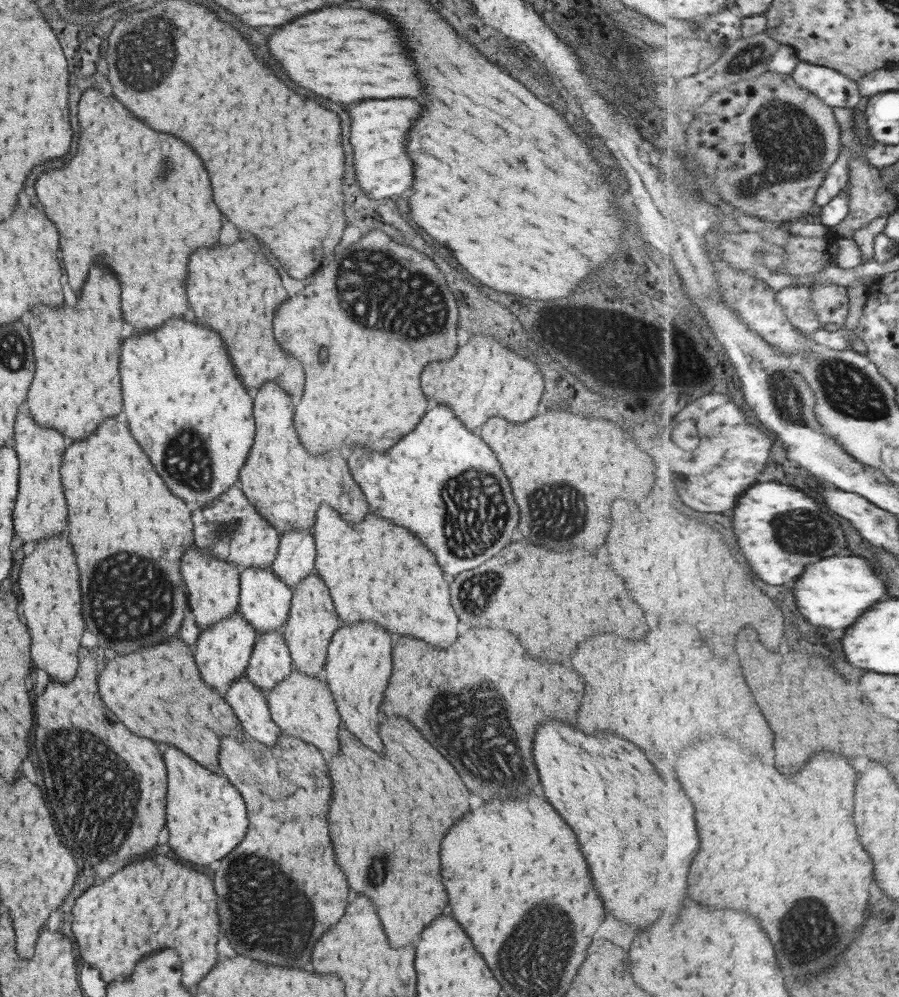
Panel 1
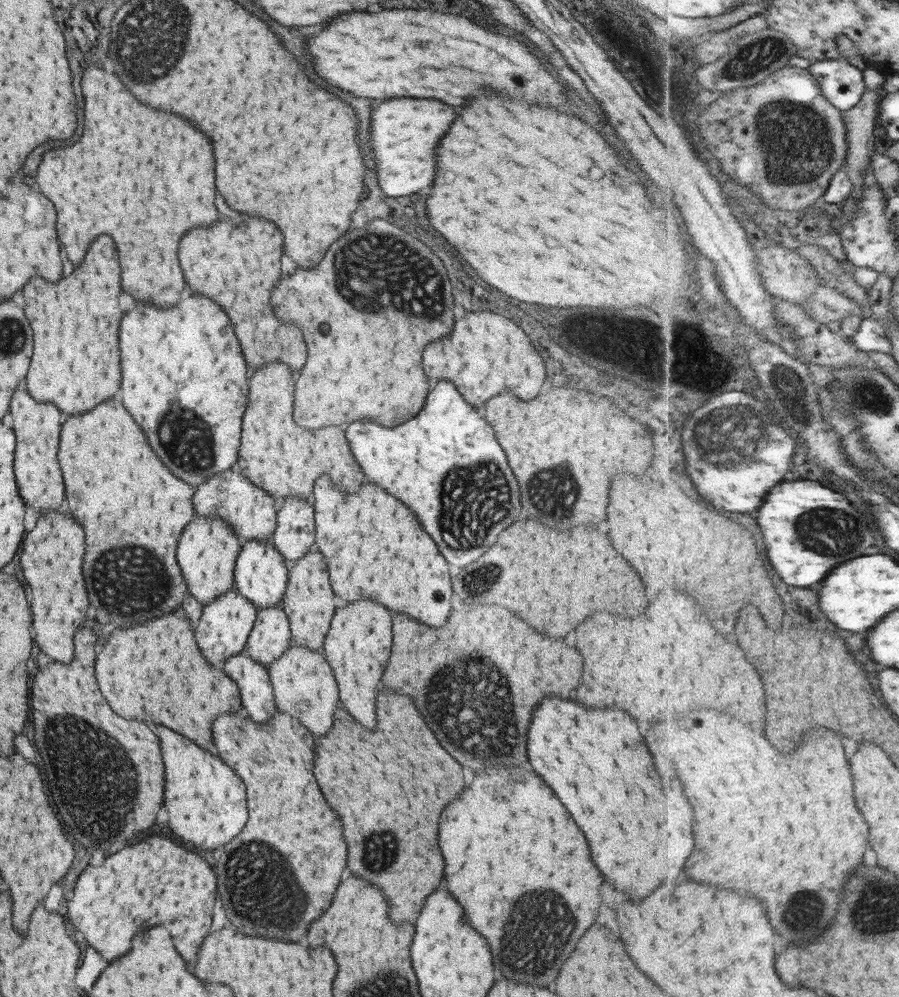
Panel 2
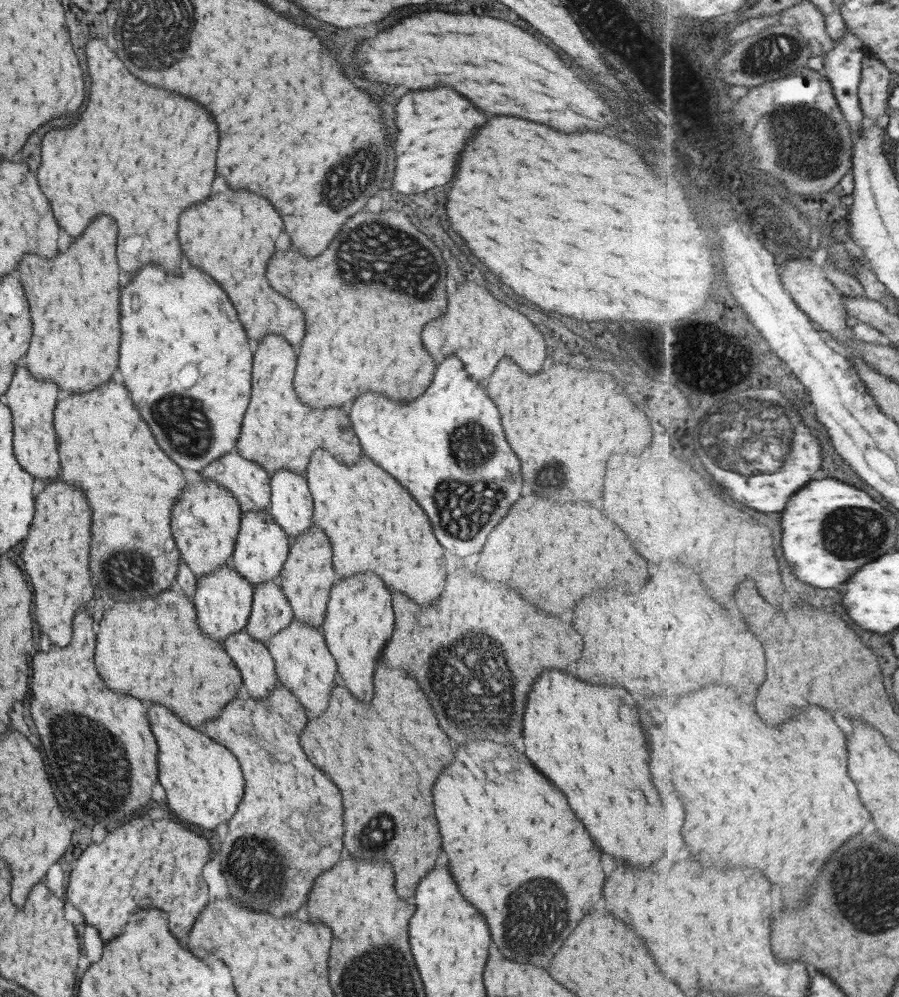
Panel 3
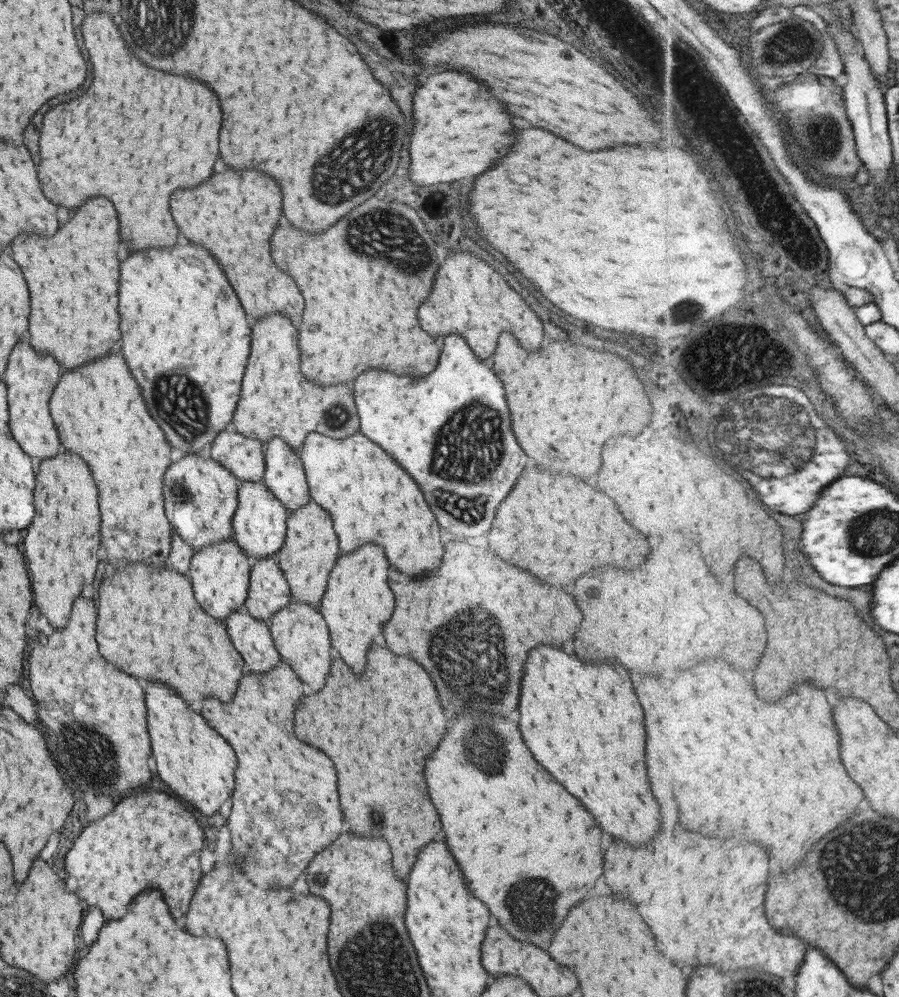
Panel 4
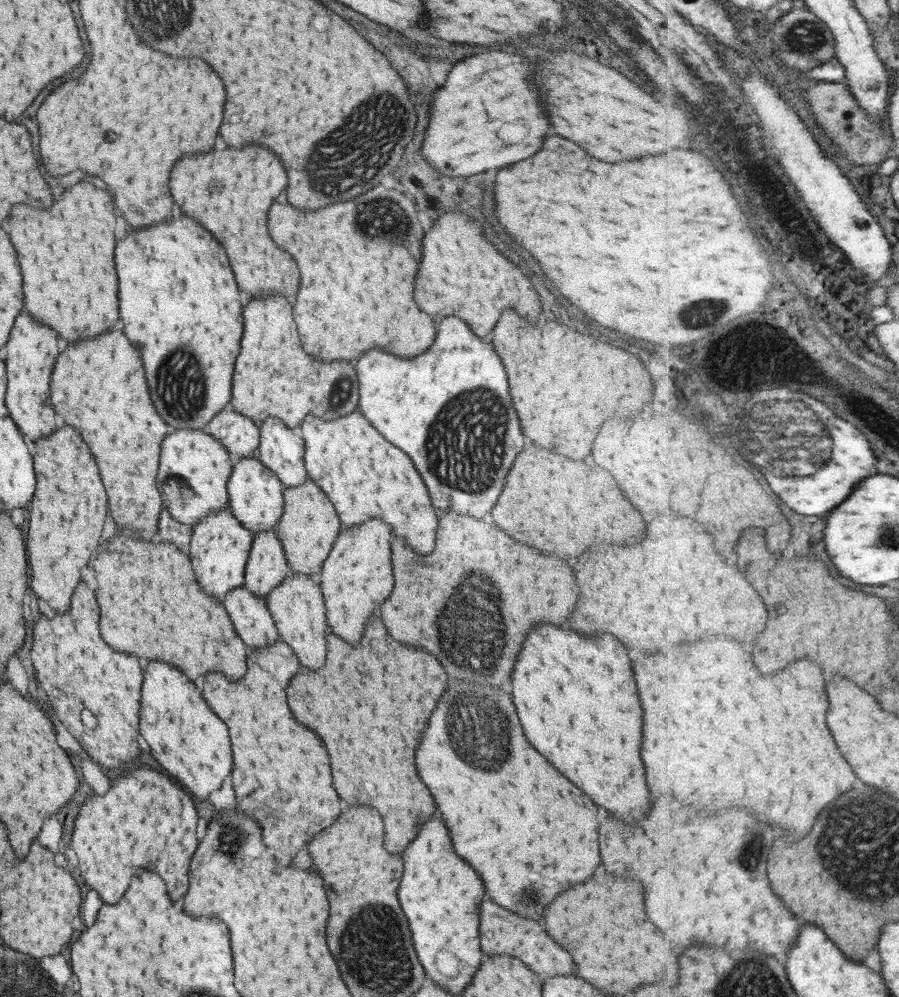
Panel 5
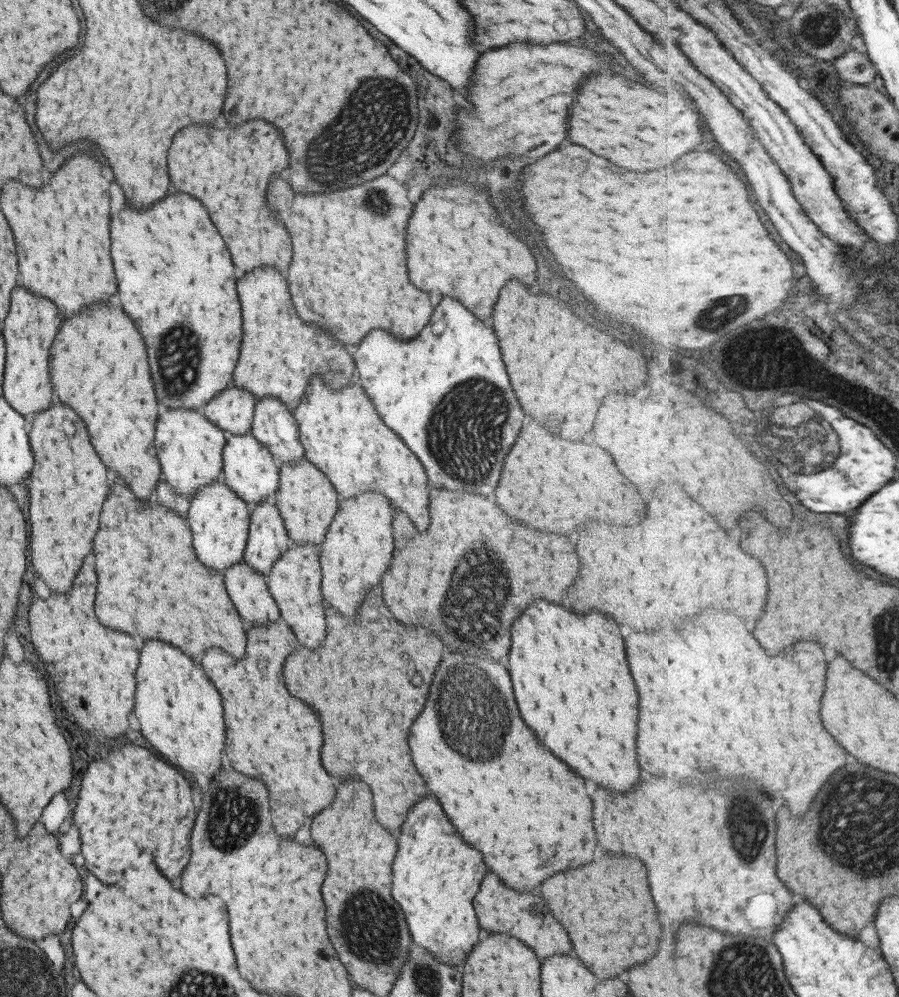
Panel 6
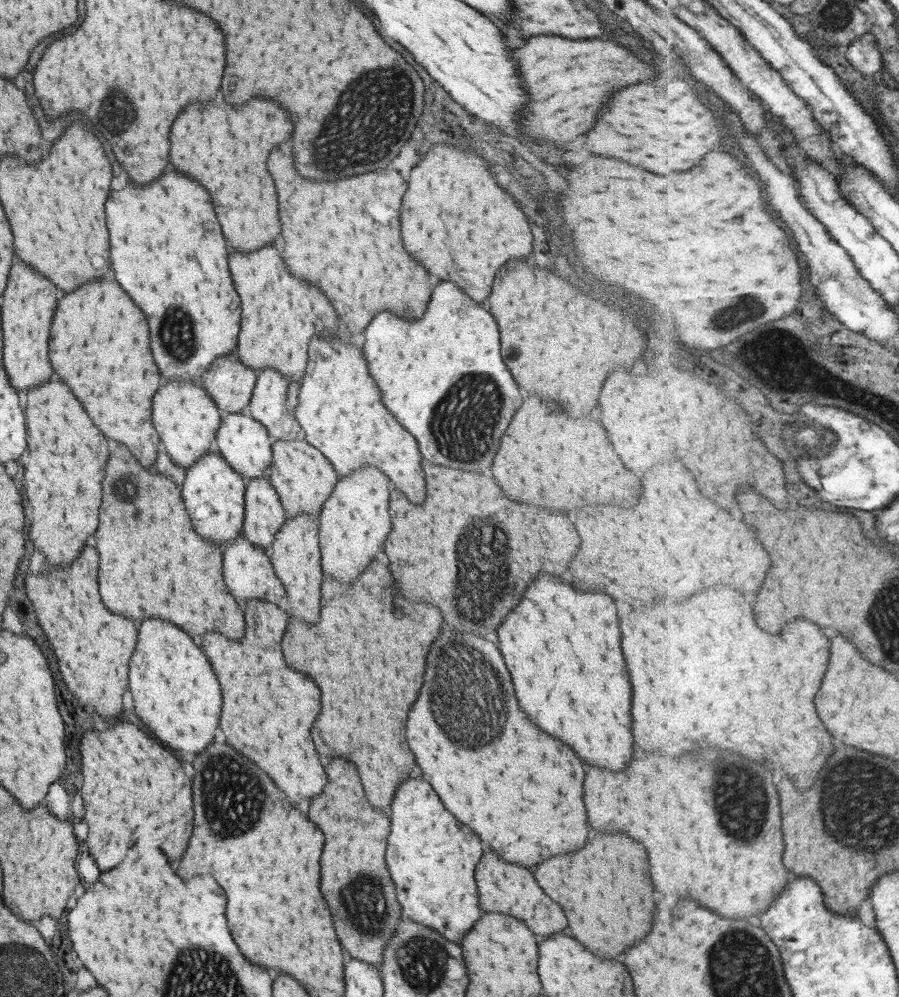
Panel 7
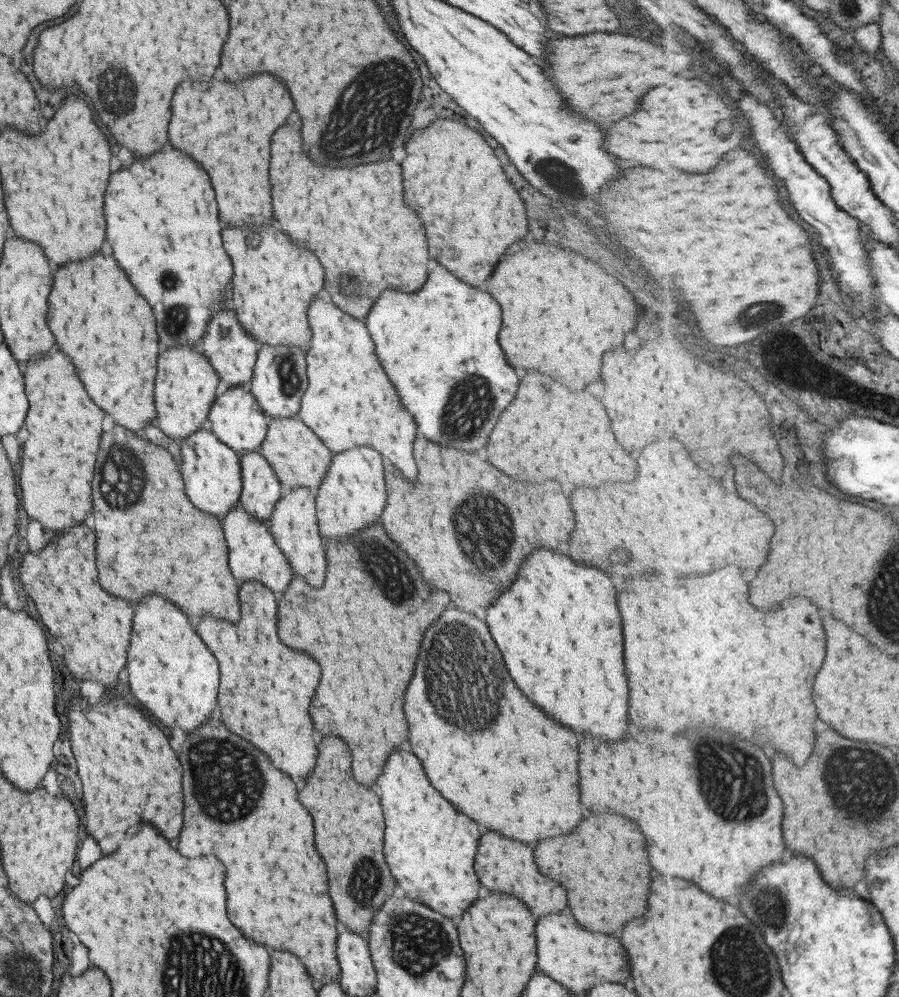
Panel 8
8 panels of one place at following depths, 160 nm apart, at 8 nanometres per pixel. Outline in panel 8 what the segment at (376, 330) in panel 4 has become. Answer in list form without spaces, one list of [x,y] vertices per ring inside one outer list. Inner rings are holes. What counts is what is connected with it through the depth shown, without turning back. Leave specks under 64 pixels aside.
[[[281,126],[279,130],[275,130],[275,134],[271,136],[271,162],[269,162],[269,184],[271,184],[271,204],[273,204],[273,214],[279,222],[279,228],[295,242],[303,244],[305,248],[309,248],[315,258],[319,260],[319,264],[325,270],[325,290],[329,294],[329,282],[331,282],[331,302],[345,310],[349,316],[353,316],[355,320],[363,320],[367,316],[367,310],[371,308],[371,304],[377,300],[377,296],[387,290],[387,288],[397,288],[403,292],[413,292],[419,290],[427,278],[427,242],[425,242],[425,234],[423,234],[423,226],[419,226],[419,218],[415,218],[415,214],[403,206],[403,190],[401,190],[401,170],[393,160],[381,160],[381,162],[373,162],[373,164],[361,164],[361,166],[351,166],[351,168],[323,168],[313,164],[311,160],[307,160],[307,156],[301,152],[301,138],[297,130],[291,130],[289,126]]]

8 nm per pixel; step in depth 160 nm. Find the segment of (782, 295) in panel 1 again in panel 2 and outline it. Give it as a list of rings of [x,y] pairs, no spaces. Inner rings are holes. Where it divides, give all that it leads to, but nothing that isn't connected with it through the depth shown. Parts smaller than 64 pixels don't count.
[[[821,286],[814,292],[810,306],[810,316],[817,322],[841,321],[843,317],[853,315],[862,318],[863,314],[863,309],[856,300],[827,286]]]

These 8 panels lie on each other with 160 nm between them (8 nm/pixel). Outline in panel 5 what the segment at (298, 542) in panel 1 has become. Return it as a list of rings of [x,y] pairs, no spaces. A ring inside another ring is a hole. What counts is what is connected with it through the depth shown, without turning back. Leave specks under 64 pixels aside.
[[[268,416],[258,427],[259,444],[255,457],[263,463],[280,482],[282,491],[288,486],[299,486],[305,481],[304,442],[291,428],[273,416]]]

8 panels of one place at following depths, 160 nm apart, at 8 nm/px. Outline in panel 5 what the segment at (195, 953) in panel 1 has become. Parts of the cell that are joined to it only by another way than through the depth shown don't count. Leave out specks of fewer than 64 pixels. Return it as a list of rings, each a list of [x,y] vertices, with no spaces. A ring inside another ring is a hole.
[[[147,768],[125,772],[113,784],[115,786],[111,786],[103,796],[89,796],[75,818],[75,830],[69,844],[79,860],[79,872],[85,884],[95,890],[105,904],[115,904],[127,890],[129,878],[143,864],[143,870],[155,872],[165,882],[169,900],[179,900],[187,890],[187,864],[197,848],[197,814],[191,798],[179,786],[171,784],[165,776]]]

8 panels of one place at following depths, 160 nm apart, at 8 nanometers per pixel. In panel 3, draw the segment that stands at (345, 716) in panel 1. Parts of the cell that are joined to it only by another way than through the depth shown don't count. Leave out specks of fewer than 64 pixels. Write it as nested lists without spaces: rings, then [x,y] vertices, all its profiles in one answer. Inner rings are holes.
[[[371,572],[357,574],[355,578],[341,580],[329,592],[329,602],[323,618],[323,638],[329,654],[337,664],[343,686],[361,702],[369,702],[373,696],[373,668],[379,658],[383,644],[389,640],[393,630],[393,612],[389,592],[383,582]]]

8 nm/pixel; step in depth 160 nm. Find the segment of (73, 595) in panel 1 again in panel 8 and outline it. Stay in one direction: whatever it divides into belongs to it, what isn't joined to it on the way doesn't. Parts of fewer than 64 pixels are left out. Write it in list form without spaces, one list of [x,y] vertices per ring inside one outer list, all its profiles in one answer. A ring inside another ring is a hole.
[[[51,350],[39,360],[31,360],[25,368],[25,396],[29,402],[29,410],[25,416],[27,438],[21,444],[21,502],[29,520],[37,520],[45,532],[65,530],[75,524],[81,524],[91,510],[91,476],[95,454],[99,448],[101,436],[101,420],[103,412],[93,406],[87,398],[81,382],[77,380],[73,366],[65,354],[59,350]],[[47,484],[49,484],[49,500],[67,500],[67,502],[47,502]]]

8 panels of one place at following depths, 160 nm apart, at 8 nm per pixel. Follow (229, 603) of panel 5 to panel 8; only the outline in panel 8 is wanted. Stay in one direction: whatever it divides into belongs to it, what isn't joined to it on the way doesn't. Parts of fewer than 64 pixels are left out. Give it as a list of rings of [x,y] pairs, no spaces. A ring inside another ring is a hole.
[[[238,502],[224,516],[223,536],[225,536],[228,550],[227,566],[229,566],[229,572],[233,578],[263,582],[263,586],[267,586],[271,592],[283,592],[287,588],[289,578],[291,578],[287,559],[275,544],[272,534],[263,524],[263,520],[258,520],[250,515],[246,513],[246,510],[243,510]]]

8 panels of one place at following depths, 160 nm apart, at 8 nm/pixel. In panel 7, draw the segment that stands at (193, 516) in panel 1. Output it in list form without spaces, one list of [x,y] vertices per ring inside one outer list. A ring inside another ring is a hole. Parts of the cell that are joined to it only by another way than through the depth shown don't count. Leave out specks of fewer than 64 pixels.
[[[233,351],[231,356],[224,354],[224,356],[216,358],[210,364],[210,368],[204,374],[201,374],[202,378],[199,383],[221,413],[244,411],[252,395],[257,372],[252,368],[243,366],[238,360],[239,358]]]

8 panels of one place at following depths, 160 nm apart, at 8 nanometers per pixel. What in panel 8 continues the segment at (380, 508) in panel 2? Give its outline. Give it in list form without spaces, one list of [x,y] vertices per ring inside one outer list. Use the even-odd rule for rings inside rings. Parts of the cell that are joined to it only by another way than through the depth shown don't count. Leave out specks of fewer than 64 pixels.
[[[315,298],[307,310],[309,316],[309,330],[311,330],[311,344],[305,350],[307,386],[300,398],[297,417],[315,433],[315,436],[326,446],[332,454],[355,448],[368,446],[387,458],[407,480],[415,480],[415,462],[413,462],[413,436],[415,424],[411,416],[399,404],[399,398],[393,386],[387,382],[383,368],[379,366],[373,354],[373,342],[361,322],[355,322],[333,304]]]

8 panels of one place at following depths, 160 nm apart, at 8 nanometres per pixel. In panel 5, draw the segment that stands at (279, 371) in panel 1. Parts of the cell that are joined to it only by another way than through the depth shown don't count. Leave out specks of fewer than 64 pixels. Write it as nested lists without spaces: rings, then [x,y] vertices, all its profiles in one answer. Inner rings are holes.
[[[247,146],[241,150],[225,148],[199,156],[183,156],[183,160],[173,166],[169,176],[169,192],[173,202],[185,204],[179,206],[179,210],[201,224],[223,246],[235,274],[237,288],[249,298],[269,294],[287,298],[297,292],[299,278],[295,262],[291,262],[291,256],[271,242],[265,228],[267,210],[283,188],[283,166],[261,146]]]

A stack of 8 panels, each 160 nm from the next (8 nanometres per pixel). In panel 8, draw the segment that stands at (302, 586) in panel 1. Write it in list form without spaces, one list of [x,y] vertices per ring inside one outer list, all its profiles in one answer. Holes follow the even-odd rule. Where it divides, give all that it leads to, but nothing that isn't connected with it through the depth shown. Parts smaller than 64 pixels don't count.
[[[297,414],[289,418],[269,418],[262,445],[257,451],[271,465],[275,478],[280,481],[280,486],[284,491],[295,490],[298,486],[308,488],[311,492],[317,490],[333,455],[326,446],[323,446],[315,433],[300,421]]]

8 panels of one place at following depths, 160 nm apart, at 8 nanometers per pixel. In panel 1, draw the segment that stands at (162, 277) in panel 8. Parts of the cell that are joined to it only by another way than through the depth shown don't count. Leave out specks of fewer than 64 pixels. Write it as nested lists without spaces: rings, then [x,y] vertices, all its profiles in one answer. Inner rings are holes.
[[[167,320],[153,332],[127,338],[121,344],[119,362],[125,422],[169,492],[191,504],[190,508],[212,502],[226,492],[237,482],[239,471],[250,453],[253,418],[251,398],[235,378],[219,336],[211,330],[195,326],[193,322]],[[179,442],[191,442],[189,450],[185,444],[179,446]]]

